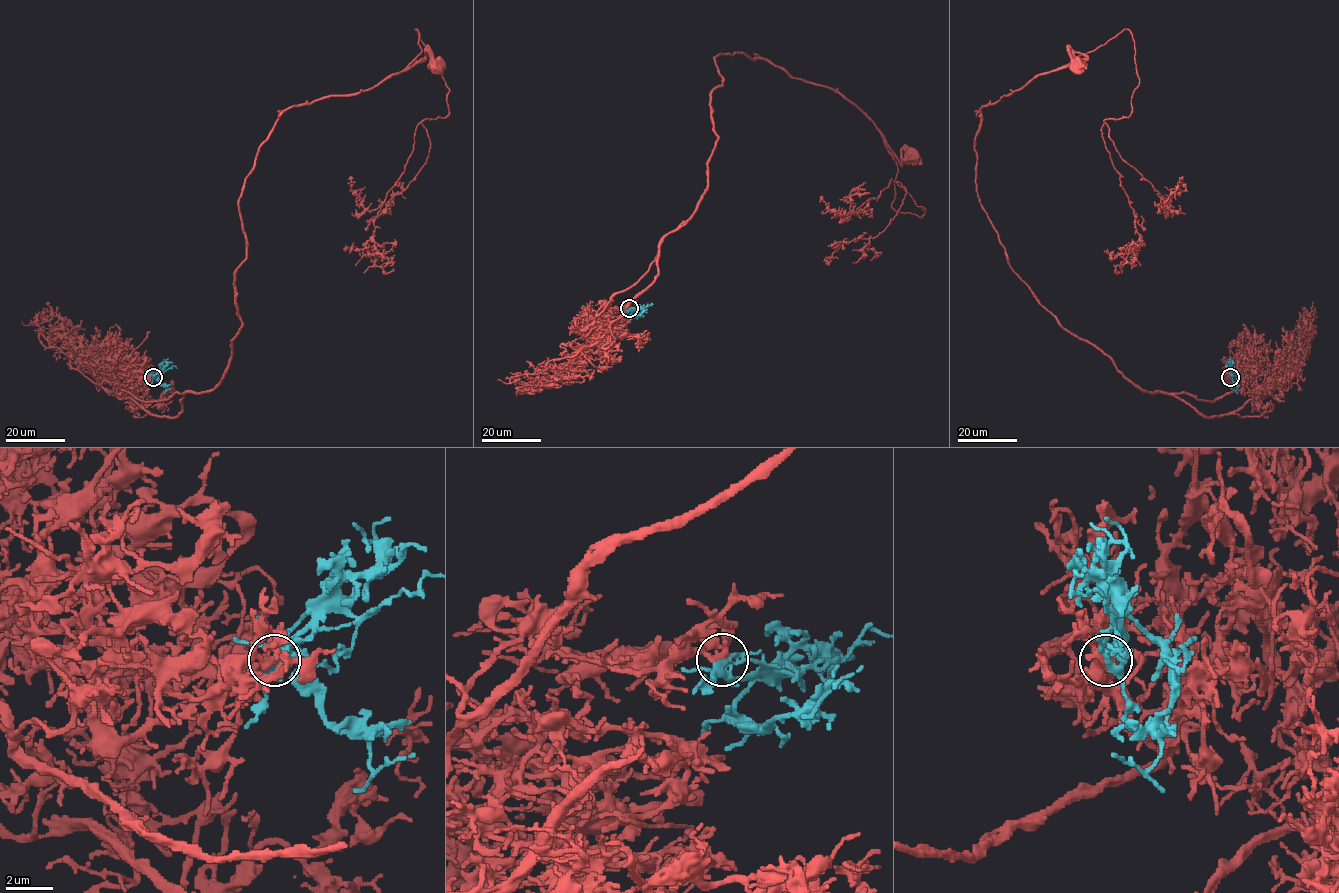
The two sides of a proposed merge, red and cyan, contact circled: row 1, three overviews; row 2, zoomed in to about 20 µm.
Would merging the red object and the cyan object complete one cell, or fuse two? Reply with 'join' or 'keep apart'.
join

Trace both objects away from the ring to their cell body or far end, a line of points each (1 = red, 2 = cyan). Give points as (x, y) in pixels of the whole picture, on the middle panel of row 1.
1: (629, 308), (596, 314), (708, 186), (719, 54), (838, 91), (900, 164), (912, 155)
2: (629, 308), (633, 316), (647, 309)

